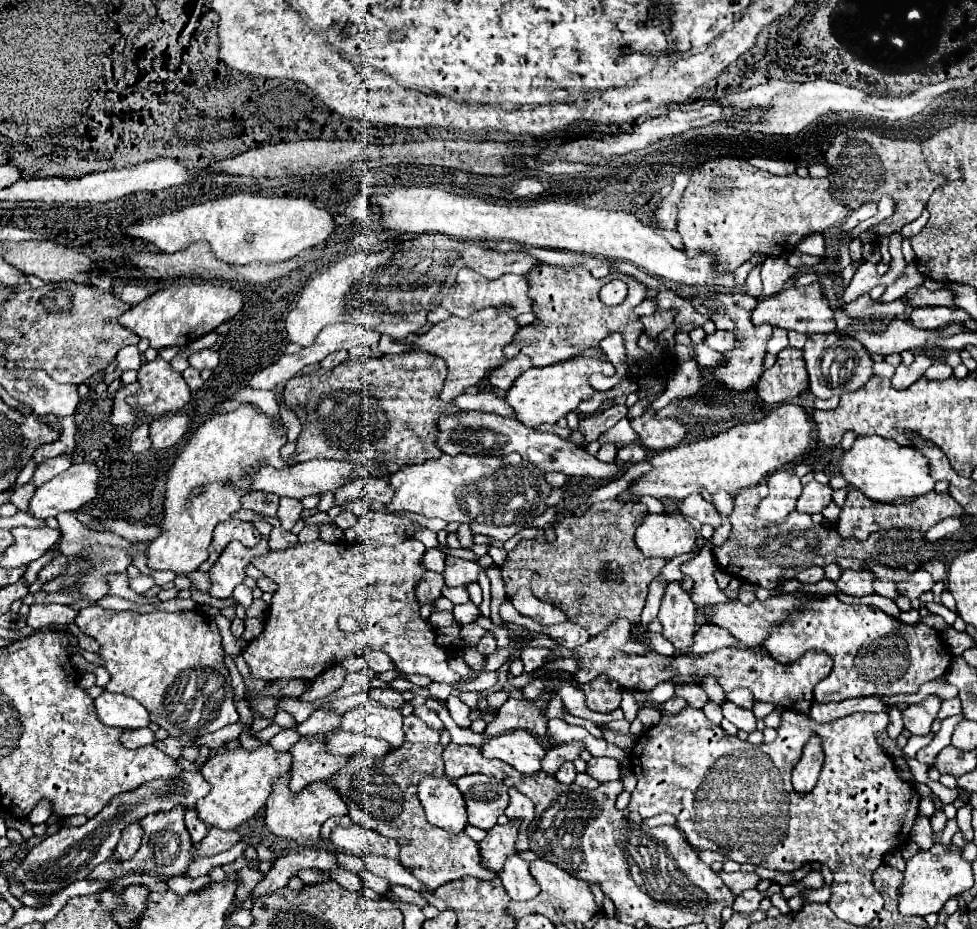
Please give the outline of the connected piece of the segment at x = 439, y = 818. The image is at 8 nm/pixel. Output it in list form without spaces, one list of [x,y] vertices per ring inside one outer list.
[[[424,776],[418,784],[418,798],[430,824],[448,832],[462,832],[468,824],[466,806],[458,786],[452,780]]]

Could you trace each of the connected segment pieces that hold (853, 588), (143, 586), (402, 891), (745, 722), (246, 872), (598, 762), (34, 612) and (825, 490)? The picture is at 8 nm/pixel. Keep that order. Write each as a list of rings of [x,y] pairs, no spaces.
[[[844,570],[842,578],[836,582],[836,586],[844,594],[860,598],[860,596],[874,594],[874,588],[872,588],[874,582],[876,582],[876,576],[870,570]]]
[[[142,574],[142,576],[138,576],[138,578],[132,578],[132,580],[130,580],[130,586],[132,586],[134,592],[144,594],[148,588],[154,586],[154,578],[148,576],[148,574]]]
[[[392,884],[392,886],[390,886],[390,892],[392,892],[400,902],[410,902],[410,904],[416,904],[418,908],[424,908],[424,906],[428,904],[426,898],[424,898],[420,892],[416,892],[416,890],[408,888],[408,886]]]
[[[724,702],[722,704],[722,714],[726,720],[730,720],[738,730],[744,732],[754,732],[756,730],[756,716],[752,710],[744,710],[732,702]]]
[[[242,868],[238,872],[238,902],[246,902],[246,900],[252,900],[252,892],[256,888],[256,884],[264,878],[264,874],[260,870],[254,870],[254,868]]]
[[[600,756],[600,758],[592,758],[588,762],[586,772],[596,778],[598,782],[612,782],[612,780],[620,780],[620,762],[608,756]]]
[[[32,604],[28,612],[28,626],[34,630],[42,630],[52,624],[66,626],[74,622],[76,614],[78,614],[76,610],[64,604]]]
[[[810,482],[808,486],[804,486],[804,492],[800,494],[800,498],[796,502],[796,512],[804,512],[804,514],[822,512],[830,504],[830,500],[832,500],[832,488],[830,486]]]

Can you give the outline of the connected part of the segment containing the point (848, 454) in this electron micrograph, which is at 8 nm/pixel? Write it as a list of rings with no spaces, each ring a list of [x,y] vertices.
[[[858,436],[854,446],[842,454],[838,466],[842,478],[852,488],[862,490],[876,502],[894,502],[898,498],[924,496],[934,490],[934,480],[928,476],[926,458],[912,448],[900,446],[894,440],[886,440],[882,436]]]

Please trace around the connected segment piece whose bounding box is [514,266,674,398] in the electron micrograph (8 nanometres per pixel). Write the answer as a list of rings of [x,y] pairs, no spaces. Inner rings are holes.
[[[556,266],[534,268],[534,272],[530,272],[526,278],[530,280],[530,298],[534,292],[536,320],[534,320],[532,328],[528,326],[528,336],[526,336],[526,328],[522,328],[520,334],[516,336],[516,344],[514,344],[516,356],[526,354],[532,358],[534,366],[548,366],[548,364],[556,364],[558,360],[568,360],[568,356],[576,356],[584,348],[596,348],[598,342],[604,336],[608,336],[610,332],[620,332],[624,336],[624,344],[626,344],[630,376],[636,378],[638,382],[652,378],[648,388],[640,390],[640,398],[664,392],[664,378],[662,378],[660,370],[666,370],[674,362],[674,356],[670,352],[662,352],[666,356],[652,360],[646,356],[646,352],[642,352],[638,348],[638,336],[642,334],[642,322],[634,314],[632,308],[646,298],[648,290],[644,284],[640,284],[636,278],[622,274],[622,272],[610,272],[606,278],[596,280],[586,268],[564,270],[564,268],[556,268]],[[614,278],[620,278],[628,284],[628,296],[618,306],[606,306],[600,300],[598,292],[604,284],[608,284]]]

